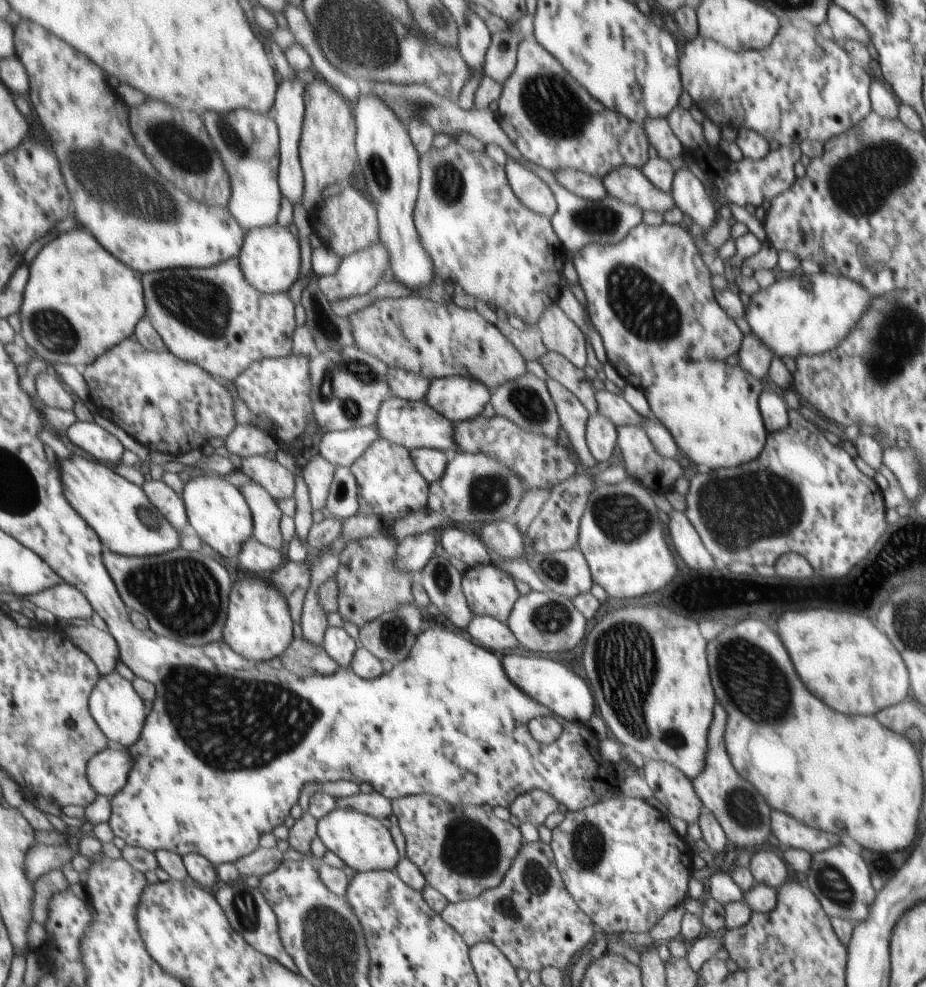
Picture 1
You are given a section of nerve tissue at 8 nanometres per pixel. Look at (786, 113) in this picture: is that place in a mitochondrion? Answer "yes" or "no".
no

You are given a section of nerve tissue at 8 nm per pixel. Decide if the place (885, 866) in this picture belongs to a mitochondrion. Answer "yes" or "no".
no

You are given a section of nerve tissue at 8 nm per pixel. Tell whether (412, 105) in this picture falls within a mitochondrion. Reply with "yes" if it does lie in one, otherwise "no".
yes

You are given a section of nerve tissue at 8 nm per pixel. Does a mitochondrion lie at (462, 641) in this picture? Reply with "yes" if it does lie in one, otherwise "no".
no

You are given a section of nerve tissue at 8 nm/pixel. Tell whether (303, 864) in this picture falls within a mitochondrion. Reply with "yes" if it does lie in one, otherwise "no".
no

